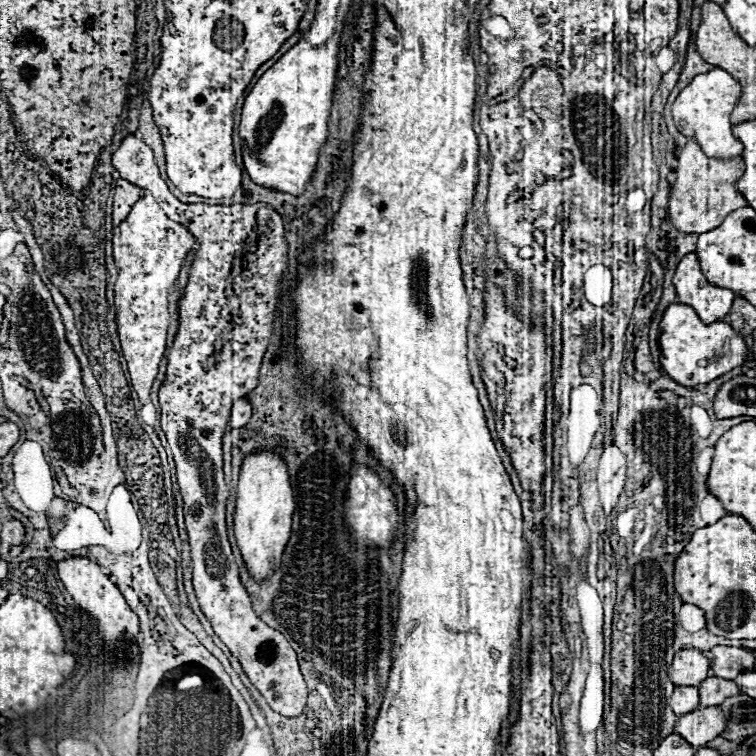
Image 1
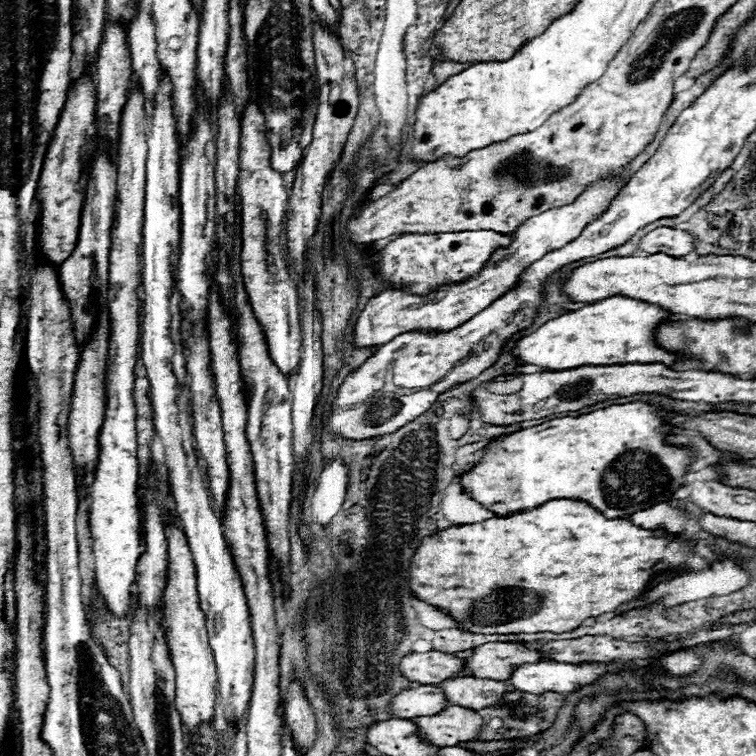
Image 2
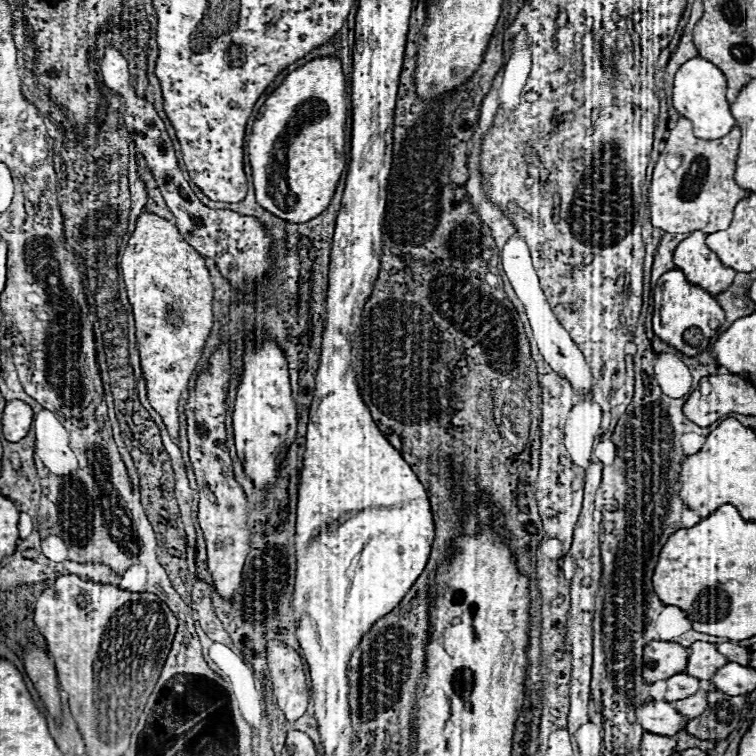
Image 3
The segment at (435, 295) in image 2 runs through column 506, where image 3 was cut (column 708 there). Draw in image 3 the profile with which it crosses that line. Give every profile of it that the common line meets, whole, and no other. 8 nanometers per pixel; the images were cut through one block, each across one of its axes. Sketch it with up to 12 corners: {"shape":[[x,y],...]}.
{"shape":[[692,232],[674,250],[674,264],[714,296],[736,274]]}

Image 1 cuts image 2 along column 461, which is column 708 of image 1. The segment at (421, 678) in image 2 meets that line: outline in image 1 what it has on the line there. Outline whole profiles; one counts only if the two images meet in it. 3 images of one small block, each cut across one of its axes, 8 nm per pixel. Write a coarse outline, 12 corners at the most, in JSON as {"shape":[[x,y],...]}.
{"shape":[[680,650],[668,676],[674,684],[700,684],[710,660],[700,650]]}

